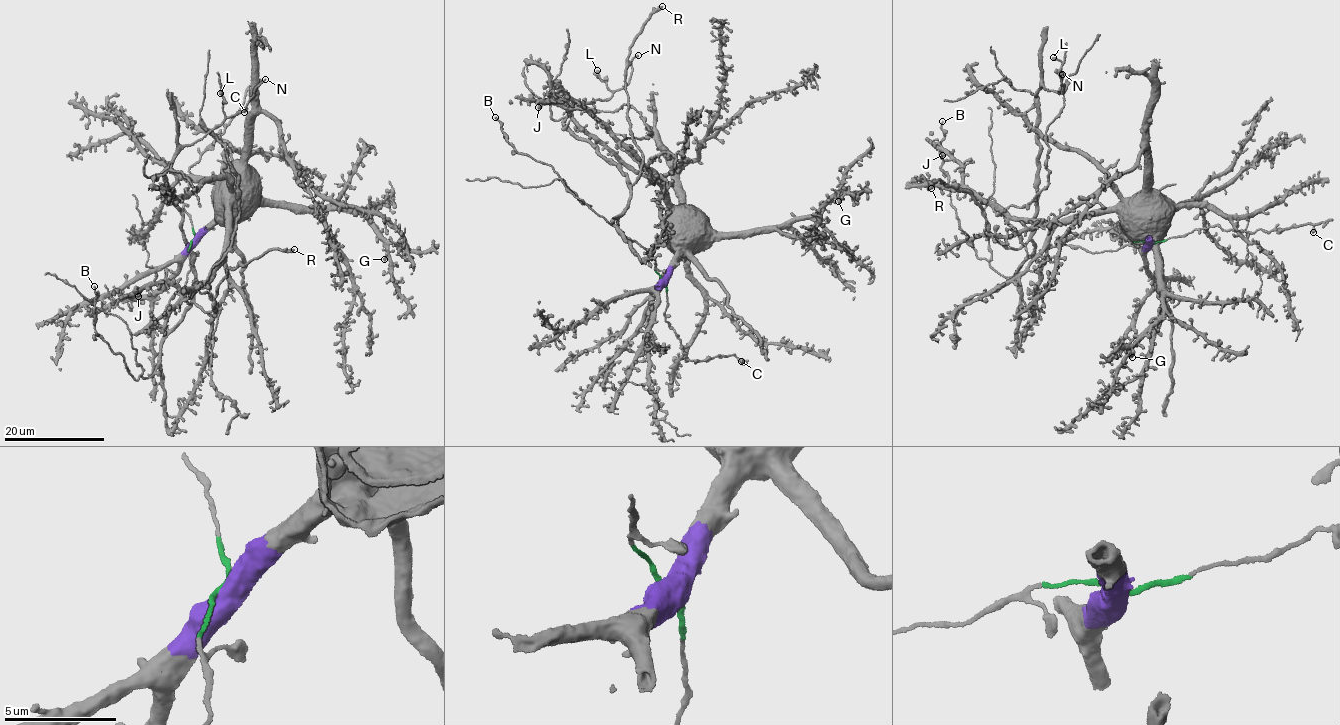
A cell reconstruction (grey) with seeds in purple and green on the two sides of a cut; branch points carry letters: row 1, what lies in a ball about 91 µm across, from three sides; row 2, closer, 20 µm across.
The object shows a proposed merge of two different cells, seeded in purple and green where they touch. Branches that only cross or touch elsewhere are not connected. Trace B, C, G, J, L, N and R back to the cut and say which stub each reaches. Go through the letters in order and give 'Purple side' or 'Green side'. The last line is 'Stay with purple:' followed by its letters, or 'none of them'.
B: Green side
C: Green side
G: Purple side
J: Purple side
L: Green side
N: Green side
R: Green side
Stay with purple: G, J

